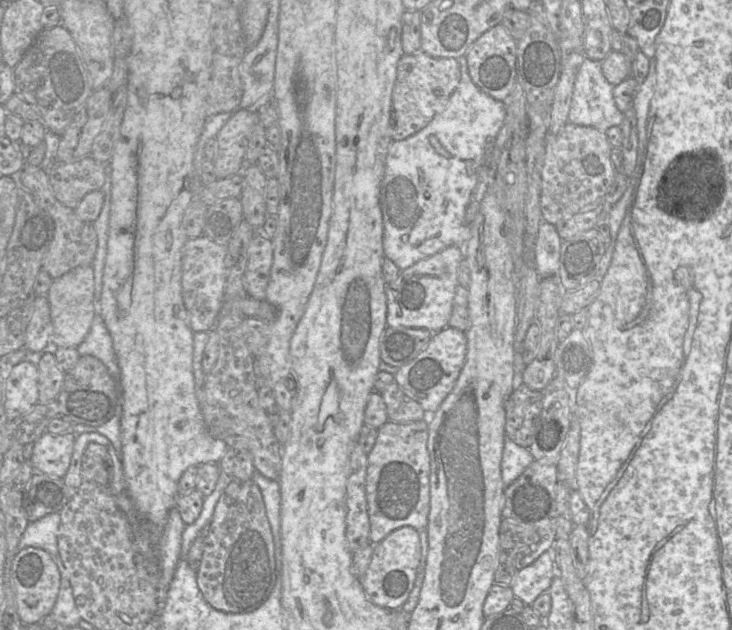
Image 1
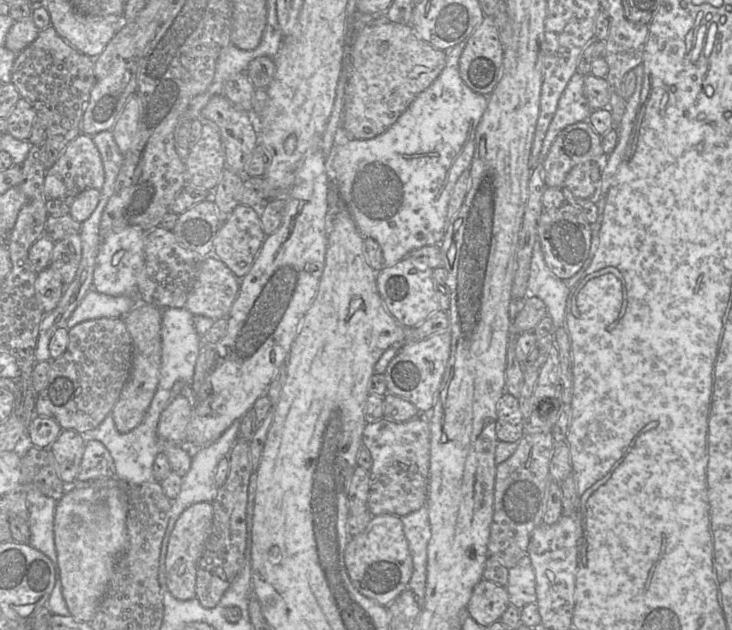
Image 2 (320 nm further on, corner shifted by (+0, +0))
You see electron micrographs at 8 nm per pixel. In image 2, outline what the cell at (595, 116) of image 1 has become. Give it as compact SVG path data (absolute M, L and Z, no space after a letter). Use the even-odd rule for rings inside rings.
M576 72L561 95L557 110L544 138L538 164L543 163L554 140L564 128L588 120L592 109L584 95L585 76Z

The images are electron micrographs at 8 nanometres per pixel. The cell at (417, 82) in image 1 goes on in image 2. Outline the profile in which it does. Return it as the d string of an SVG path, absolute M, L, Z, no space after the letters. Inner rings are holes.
M377 17L355 34L351 47L351 74L347 81L341 128L354 139L372 139L384 133L414 99L439 76L447 52L421 40L410 24Z

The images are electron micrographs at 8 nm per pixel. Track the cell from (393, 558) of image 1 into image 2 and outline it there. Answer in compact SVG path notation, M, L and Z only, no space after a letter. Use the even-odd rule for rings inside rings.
M393 514L373 516L361 533L349 539L344 561L351 583L362 595L383 606L391 604L408 587L413 573L402 517Z

